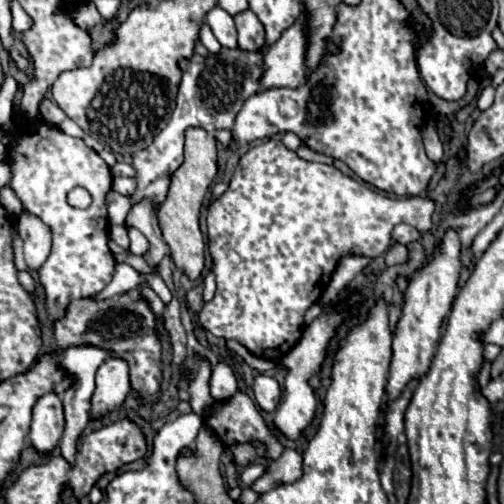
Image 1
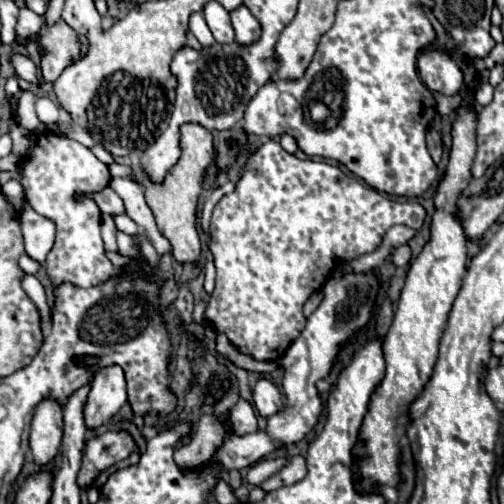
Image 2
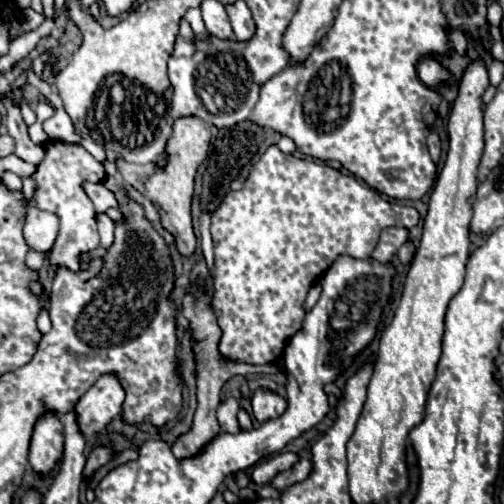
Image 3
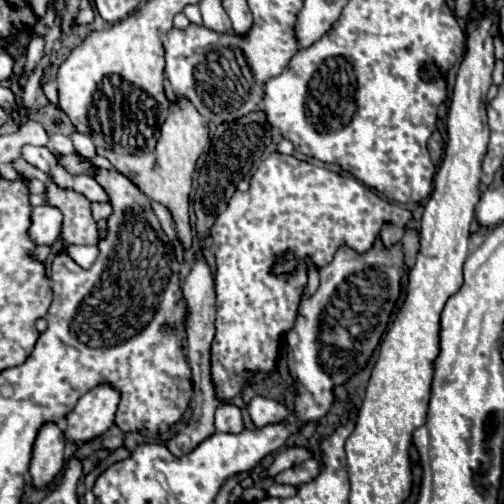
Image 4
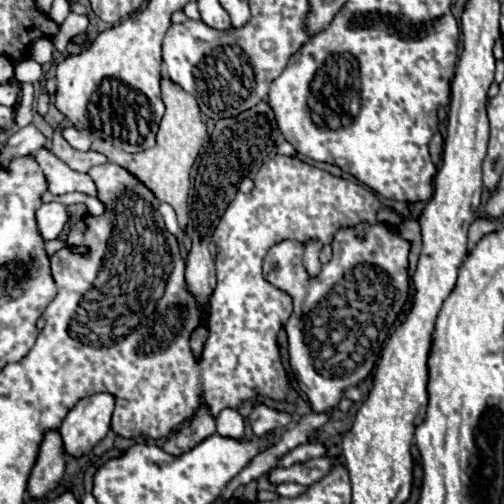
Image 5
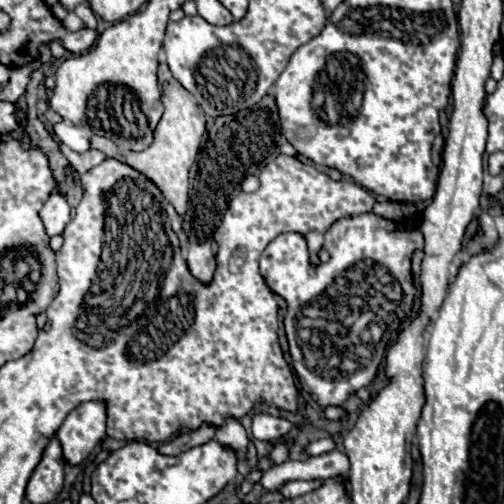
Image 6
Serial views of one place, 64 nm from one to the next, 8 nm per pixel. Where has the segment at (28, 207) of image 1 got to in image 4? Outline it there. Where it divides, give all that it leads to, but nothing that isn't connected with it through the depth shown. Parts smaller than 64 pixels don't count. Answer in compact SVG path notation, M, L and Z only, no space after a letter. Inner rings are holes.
M60 156L58 160L60 160L60 164L64 164L64 166L68 168L68 172L72 172L72 174L84 172L84 174L90 174L90 176L92 176L92 172L94 172L94 166L88 164L88 162L82 162L78 156ZM50 184L48 186L48 204L60 208L64 214L64 224L62 224L64 244L96 244L96 240L98 240L96 222L90 212L90 202L84 196L80 196L78 192L72 192L72 190L60 190L60 188L56 188L56 184Z

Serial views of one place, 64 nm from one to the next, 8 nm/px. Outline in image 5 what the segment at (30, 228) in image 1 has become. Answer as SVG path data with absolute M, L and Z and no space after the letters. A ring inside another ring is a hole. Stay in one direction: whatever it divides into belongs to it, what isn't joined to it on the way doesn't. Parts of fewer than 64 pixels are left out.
M48 202L36 210L36 220L38 220L38 226L40 226L44 240L54 240L60 236L60 232L68 224L70 214L64 204Z

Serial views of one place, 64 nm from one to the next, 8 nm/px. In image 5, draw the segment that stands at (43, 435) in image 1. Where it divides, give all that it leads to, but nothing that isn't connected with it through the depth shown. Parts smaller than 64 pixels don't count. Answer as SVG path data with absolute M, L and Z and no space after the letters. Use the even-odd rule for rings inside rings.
M50 430L38 452L38 460L28 478L28 492L32 498L40 500L50 490L54 490L64 476L64 444L56 430Z

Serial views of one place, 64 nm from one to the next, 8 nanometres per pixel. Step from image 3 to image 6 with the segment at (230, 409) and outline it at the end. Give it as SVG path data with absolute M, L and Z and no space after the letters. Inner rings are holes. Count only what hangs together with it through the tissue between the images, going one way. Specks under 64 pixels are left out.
M226 420L226 424L216 430L214 440L220 446L232 450L238 460L244 460L246 458L246 452L248 452L248 444L250 442L248 442L246 430L242 428L242 424L238 420Z

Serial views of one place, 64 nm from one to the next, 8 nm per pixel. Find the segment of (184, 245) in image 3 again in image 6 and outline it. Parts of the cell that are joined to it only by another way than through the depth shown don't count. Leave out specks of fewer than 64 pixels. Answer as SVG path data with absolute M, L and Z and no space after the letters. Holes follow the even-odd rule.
M160 62L158 66L158 82L162 88L162 104L164 114L154 130L152 144L142 152L132 152L126 148L116 146L112 140L104 140L102 136L92 136L90 146L96 150L102 150L106 156L116 158L136 170L140 170L146 178L150 178L162 192L164 198L176 208L180 216L184 216L188 206L188 170L194 164L198 150L201 150L201 143L206 135L206 120L204 110L196 102L196 98L180 86L180 82L172 76L166 62Z

